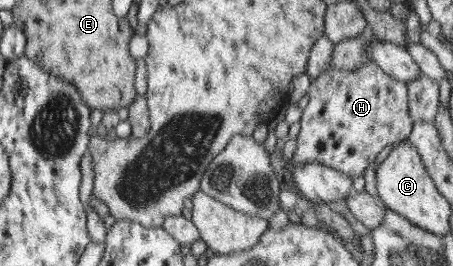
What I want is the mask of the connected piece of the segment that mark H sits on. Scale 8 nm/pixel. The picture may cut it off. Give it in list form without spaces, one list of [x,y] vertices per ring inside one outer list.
[[[366,63],[352,71],[333,70],[329,67],[310,82],[307,93],[309,99],[302,109],[292,167],[305,162],[319,162],[351,179],[359,177],[381,149],[392,143],[403,142],[411,131],[405,82],[391,78],[374,64]]]

